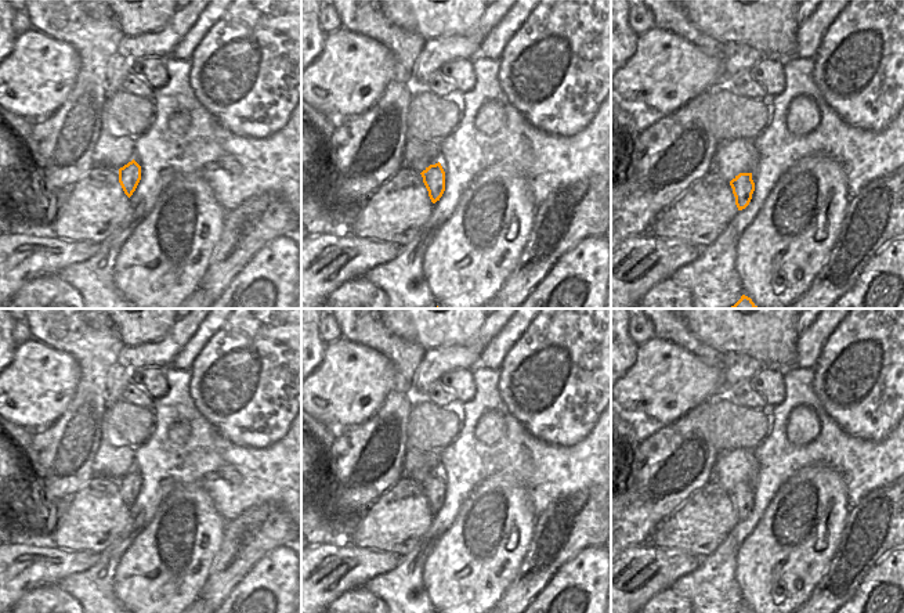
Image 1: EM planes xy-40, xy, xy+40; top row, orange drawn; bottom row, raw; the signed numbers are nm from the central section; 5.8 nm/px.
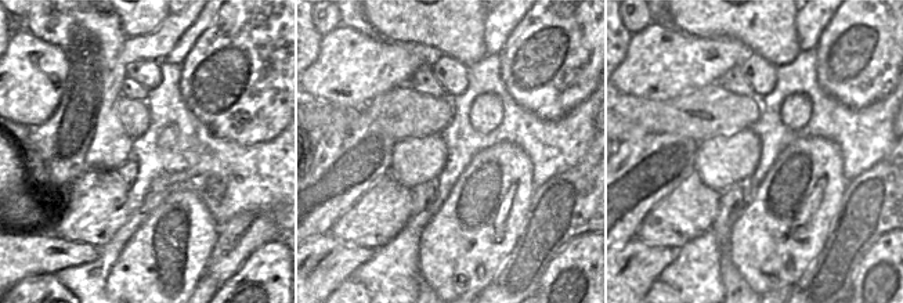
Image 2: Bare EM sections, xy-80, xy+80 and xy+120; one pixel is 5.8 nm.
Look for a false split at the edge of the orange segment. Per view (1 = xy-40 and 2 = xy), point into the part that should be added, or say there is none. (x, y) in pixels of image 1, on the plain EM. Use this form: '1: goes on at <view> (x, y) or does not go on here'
1: does not go on here
2: does not go on here

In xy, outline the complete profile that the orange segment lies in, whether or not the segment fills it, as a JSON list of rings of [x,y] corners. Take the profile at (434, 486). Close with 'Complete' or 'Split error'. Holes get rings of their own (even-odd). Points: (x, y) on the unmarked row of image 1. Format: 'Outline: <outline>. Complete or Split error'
Outline: [[[441,473],[430,475],[420,484],[431,512],[435,513],[445,501],[445,482]]]. Complete

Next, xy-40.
Outline: [[[133,469],[119,479],[119,493],[130,508],[141,490],[141,476]]]. Complete

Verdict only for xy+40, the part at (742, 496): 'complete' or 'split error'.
complete

